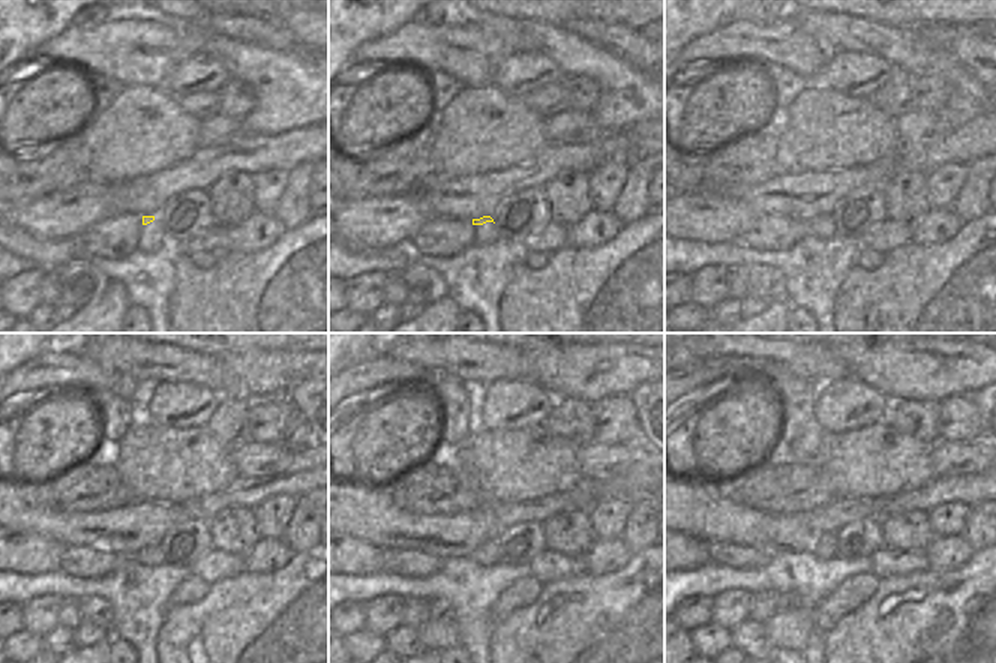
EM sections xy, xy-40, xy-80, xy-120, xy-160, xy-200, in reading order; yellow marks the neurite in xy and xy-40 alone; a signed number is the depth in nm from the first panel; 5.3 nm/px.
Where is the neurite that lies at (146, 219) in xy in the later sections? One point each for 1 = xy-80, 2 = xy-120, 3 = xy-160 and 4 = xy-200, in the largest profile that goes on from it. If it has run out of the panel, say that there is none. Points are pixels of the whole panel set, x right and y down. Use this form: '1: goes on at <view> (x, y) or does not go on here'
1: goes on at xy-80 (825, 218)
2: goes on at xy-120 (153, 554)
3: goes on at xy-160 (488, 552)
4: goes on at xy-200 (824, 548)

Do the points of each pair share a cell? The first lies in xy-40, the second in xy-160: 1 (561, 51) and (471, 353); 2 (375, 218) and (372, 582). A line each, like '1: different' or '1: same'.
1: same
2: different

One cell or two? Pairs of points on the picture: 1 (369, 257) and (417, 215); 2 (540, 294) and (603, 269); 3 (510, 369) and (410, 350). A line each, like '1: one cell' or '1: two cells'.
1: two cells
2: one cell
3: one cell

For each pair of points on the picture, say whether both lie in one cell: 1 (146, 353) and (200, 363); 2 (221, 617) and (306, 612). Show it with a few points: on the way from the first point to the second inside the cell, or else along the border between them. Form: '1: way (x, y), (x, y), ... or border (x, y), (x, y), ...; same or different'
1: way (159, 362), (186, 363); same
2: way (242, 618), (285, 618); same

